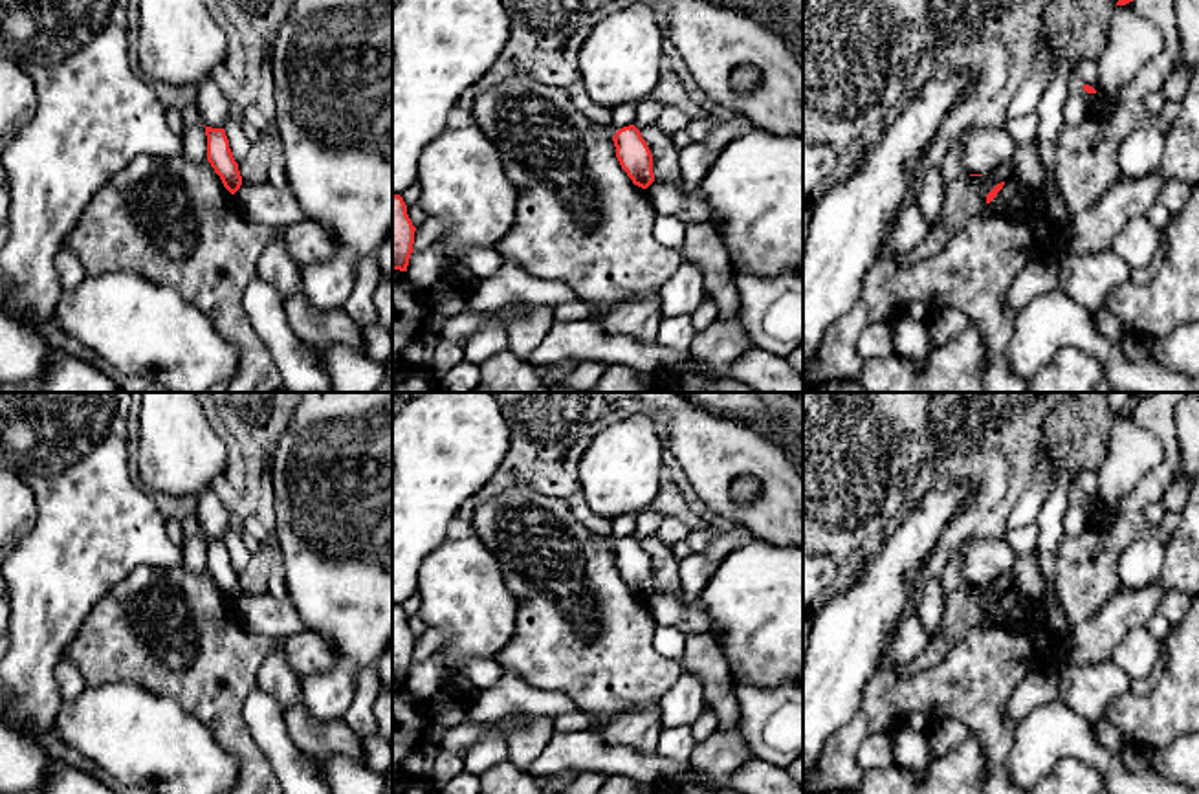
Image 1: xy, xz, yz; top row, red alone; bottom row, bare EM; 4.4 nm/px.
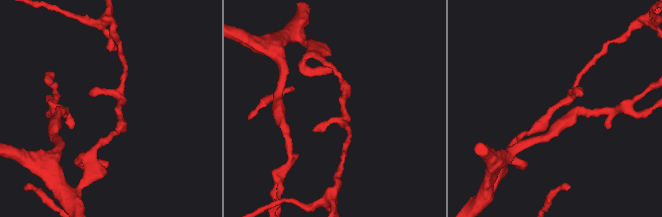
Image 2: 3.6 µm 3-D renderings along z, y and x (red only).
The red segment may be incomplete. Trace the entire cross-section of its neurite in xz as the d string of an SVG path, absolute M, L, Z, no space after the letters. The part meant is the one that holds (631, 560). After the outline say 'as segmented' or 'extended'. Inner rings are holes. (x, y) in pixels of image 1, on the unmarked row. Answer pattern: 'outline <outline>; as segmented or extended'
outline M634 535L620 539L614 548L616 568L634 596L647 600L654 592L653 565Z; as segmented

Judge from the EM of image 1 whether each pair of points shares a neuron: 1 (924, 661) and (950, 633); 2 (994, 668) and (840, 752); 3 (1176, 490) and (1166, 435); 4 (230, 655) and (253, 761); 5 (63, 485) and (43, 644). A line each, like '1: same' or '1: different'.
1: same
2: same
3: different
4: same
5: same

